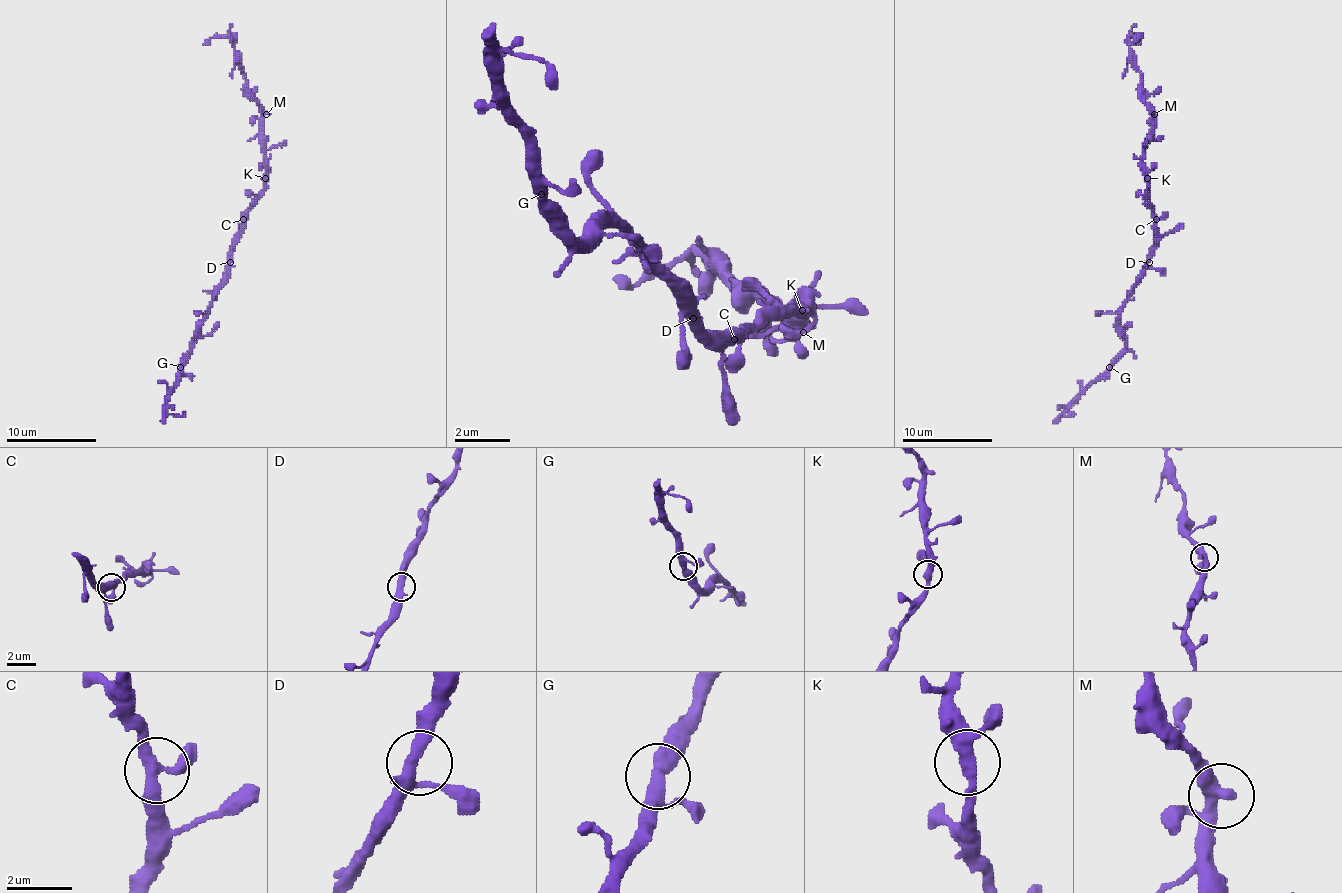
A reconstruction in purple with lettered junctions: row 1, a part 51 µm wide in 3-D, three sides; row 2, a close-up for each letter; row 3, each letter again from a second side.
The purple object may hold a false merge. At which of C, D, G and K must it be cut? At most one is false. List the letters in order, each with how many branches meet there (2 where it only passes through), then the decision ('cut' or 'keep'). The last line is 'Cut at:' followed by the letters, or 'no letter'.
C: 3 | keep
D: 3 | keep
G: 3 | keep
K: 3 | keep
Cut at: no letter

